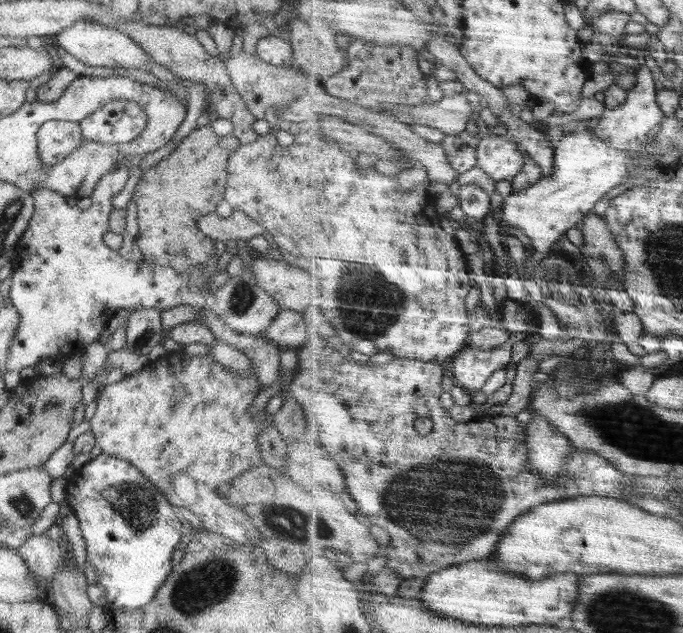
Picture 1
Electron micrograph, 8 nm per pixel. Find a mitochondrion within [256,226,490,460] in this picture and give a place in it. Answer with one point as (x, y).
(369, 307)

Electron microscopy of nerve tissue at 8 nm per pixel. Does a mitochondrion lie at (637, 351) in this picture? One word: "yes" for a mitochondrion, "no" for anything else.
no

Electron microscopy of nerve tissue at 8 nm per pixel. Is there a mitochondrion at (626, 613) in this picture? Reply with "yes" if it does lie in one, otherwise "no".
yes

